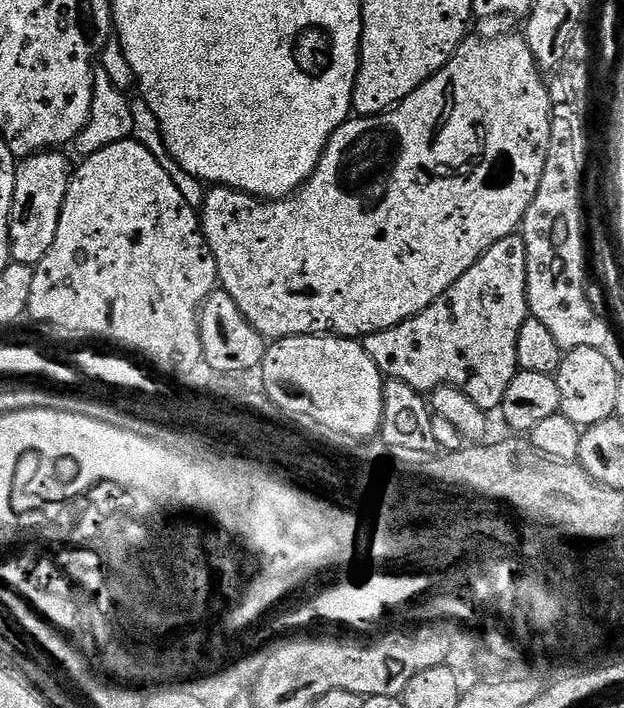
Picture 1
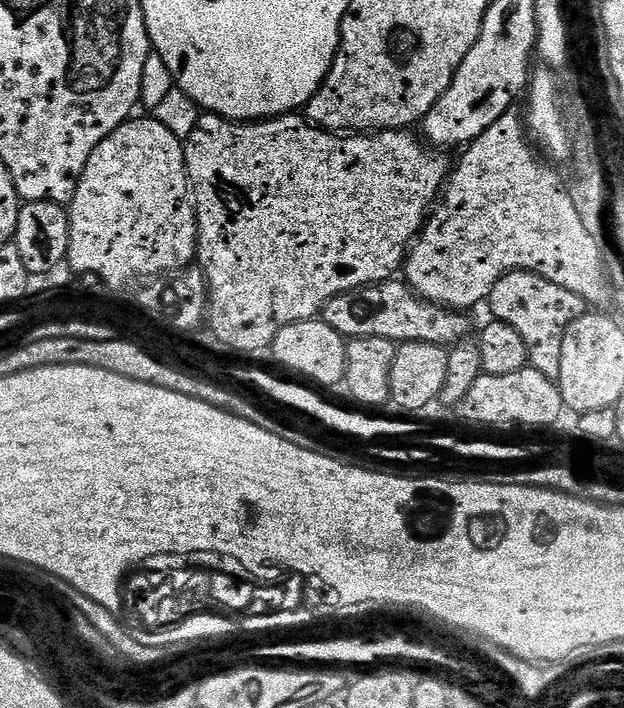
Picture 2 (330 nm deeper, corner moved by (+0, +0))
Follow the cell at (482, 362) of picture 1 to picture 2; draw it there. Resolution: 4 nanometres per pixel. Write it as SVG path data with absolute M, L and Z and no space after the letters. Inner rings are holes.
M393 278L380 284L367 284L364 288L355 288L338 294L324 303L322 319L327 322L339 336L345 338L386 338L396 345L406 342L430 342L451 346L469 335L467 315L459 311L443 308L440 304L431 304L423 296L416 295L403 279Z

